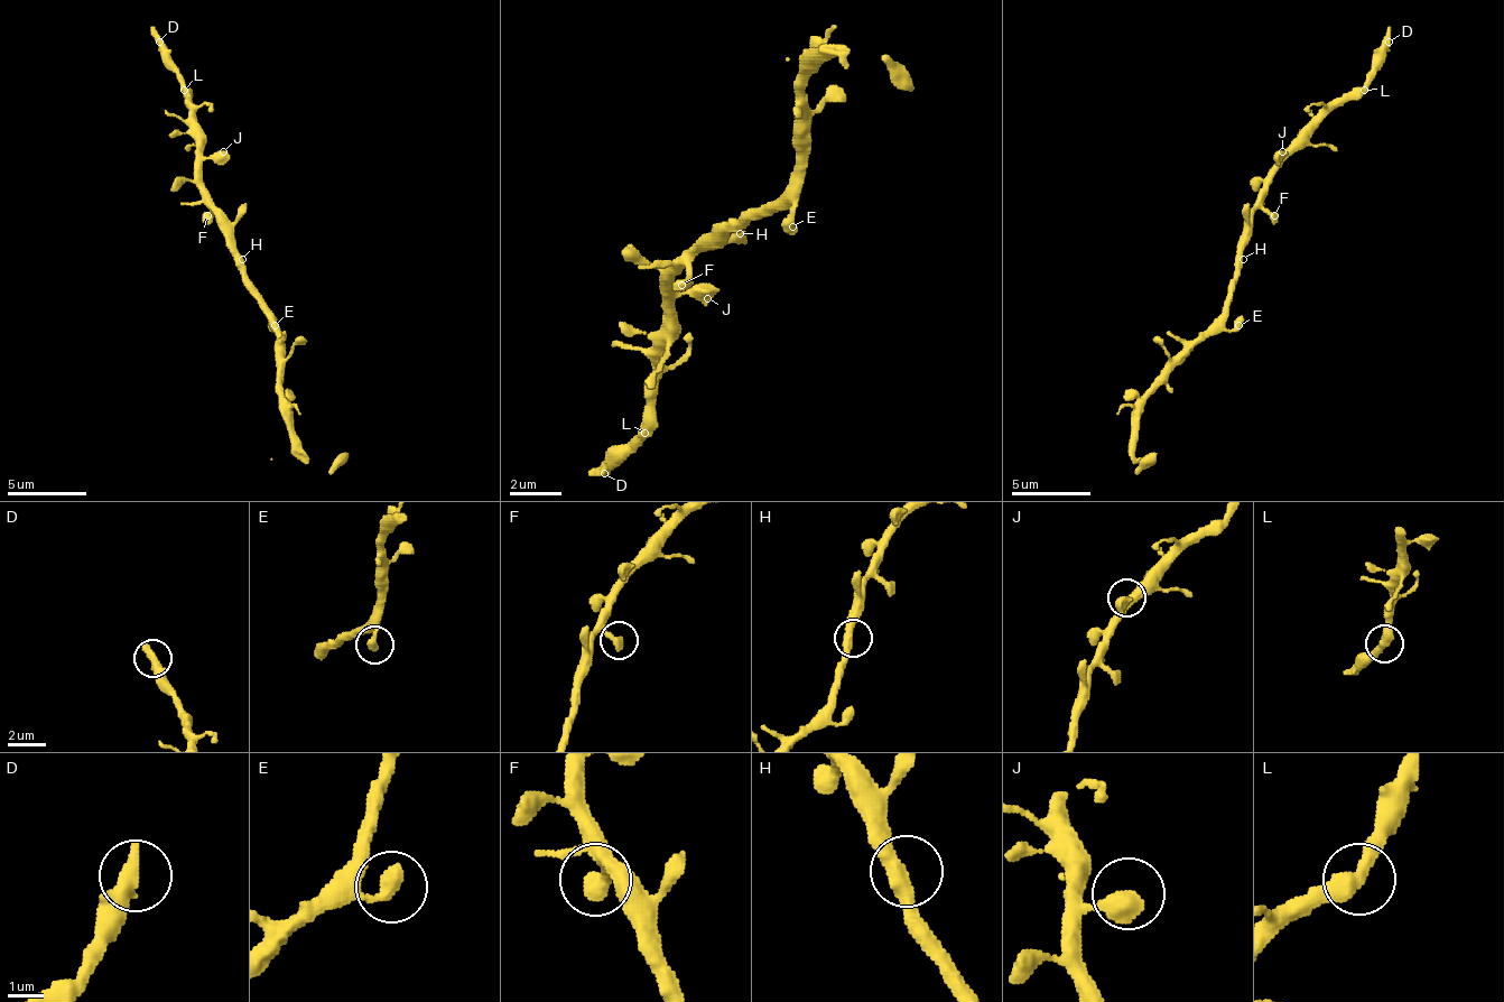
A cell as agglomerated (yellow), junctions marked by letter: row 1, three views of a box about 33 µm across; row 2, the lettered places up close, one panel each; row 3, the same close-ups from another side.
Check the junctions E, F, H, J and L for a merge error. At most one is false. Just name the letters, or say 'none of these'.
none of these

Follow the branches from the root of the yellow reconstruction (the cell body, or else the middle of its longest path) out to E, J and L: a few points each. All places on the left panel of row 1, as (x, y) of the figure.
E: (234, 259), (242, 286), (258, 302), (275, 330), (275, 325)
J: (234, 259), (234, 242), (226, 215), (211, 200), (203, 184), (203, 164), (223, 151)
L: (234, 259), (234, 242), (226, 215), (211, 200), (203, 184), (203, 136), (195, 124), (192, 96), (183, 89)

